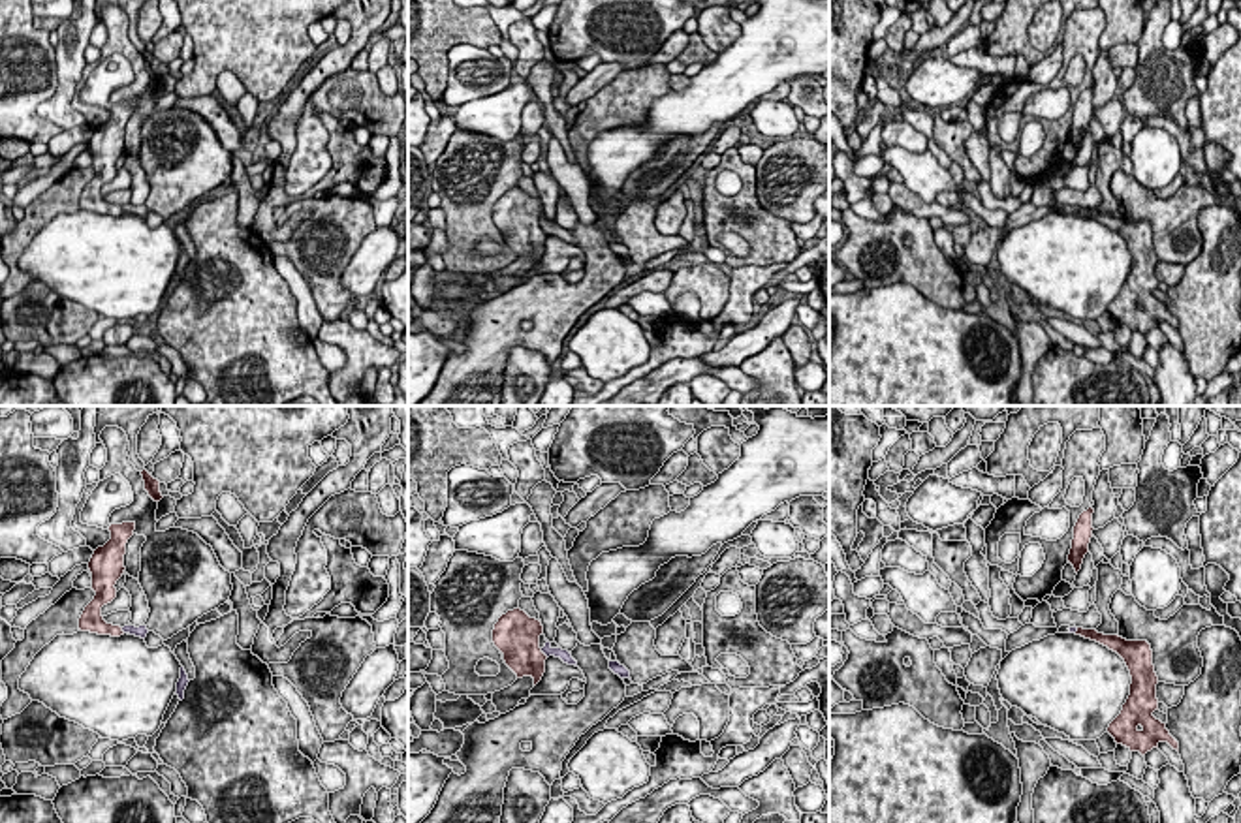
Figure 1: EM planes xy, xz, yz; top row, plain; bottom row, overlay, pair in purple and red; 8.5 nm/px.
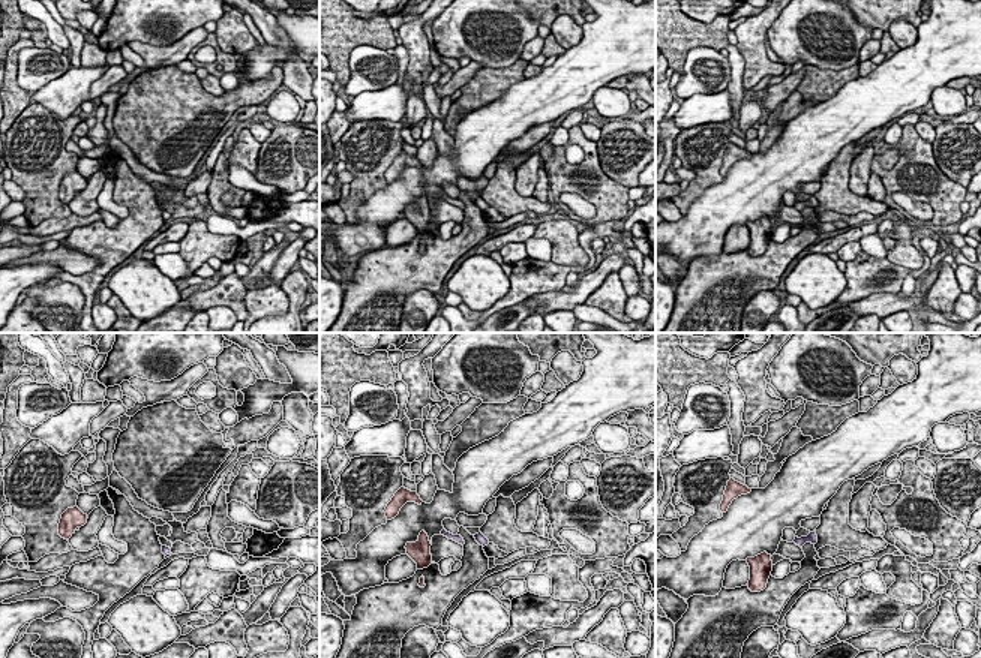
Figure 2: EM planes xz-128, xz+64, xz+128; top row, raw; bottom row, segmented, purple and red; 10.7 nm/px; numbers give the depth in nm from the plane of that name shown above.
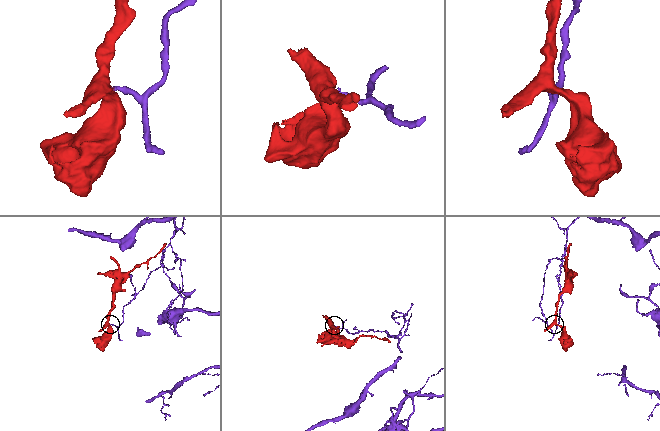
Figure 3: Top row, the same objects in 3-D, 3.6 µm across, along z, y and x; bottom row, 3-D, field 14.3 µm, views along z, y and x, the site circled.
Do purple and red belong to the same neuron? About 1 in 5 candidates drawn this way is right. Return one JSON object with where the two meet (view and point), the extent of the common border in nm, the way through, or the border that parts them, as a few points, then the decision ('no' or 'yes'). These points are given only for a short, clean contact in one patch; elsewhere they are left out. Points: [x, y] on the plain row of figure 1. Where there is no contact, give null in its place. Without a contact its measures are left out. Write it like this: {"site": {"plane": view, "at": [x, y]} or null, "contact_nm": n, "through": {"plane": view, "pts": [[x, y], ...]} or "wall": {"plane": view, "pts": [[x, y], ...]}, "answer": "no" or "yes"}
{"site": {"plane": "xz", "at": [544, 232]}, "contact_nm": 110, "wall": {"plane": "xz", "pts": [[540, 228], [548, 235]]}, "answer": "no"}

